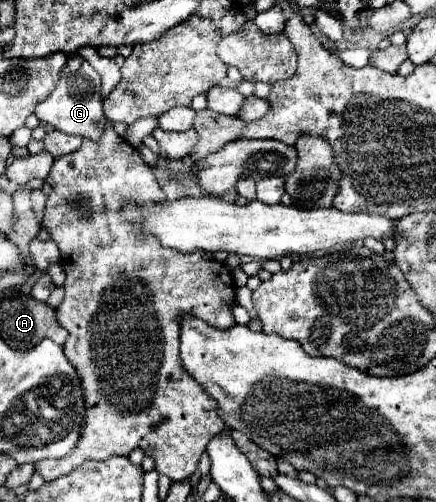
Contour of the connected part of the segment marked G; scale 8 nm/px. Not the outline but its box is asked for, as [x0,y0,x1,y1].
[36,54,106,140]

